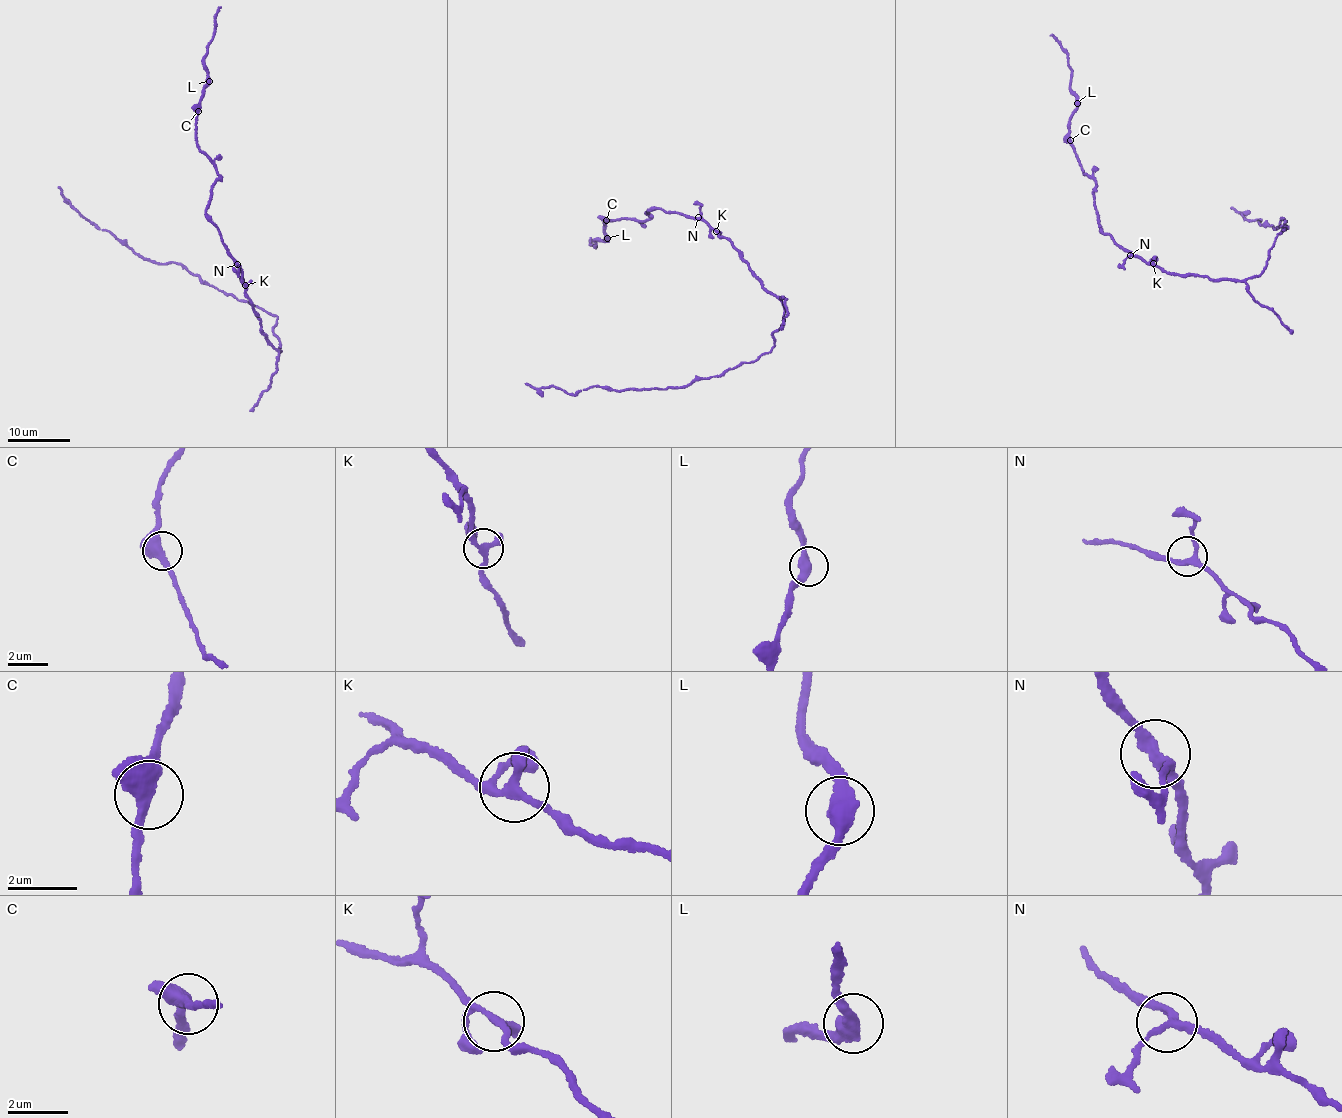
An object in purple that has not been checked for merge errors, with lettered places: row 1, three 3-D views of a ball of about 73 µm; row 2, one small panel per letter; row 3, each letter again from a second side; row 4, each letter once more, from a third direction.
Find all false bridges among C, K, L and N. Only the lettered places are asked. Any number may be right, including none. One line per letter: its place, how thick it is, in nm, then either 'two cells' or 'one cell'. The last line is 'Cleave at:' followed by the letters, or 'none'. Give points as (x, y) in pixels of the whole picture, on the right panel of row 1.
C: at (1070, 140); 380 nm thick; one cell
K: at (1153, 263); 240 nm thick; one cell
L: at (1077, 103); 440 nm thick; one cell
N: at (1130, 255); 240 nm thick; one cell
Cleave at: none

